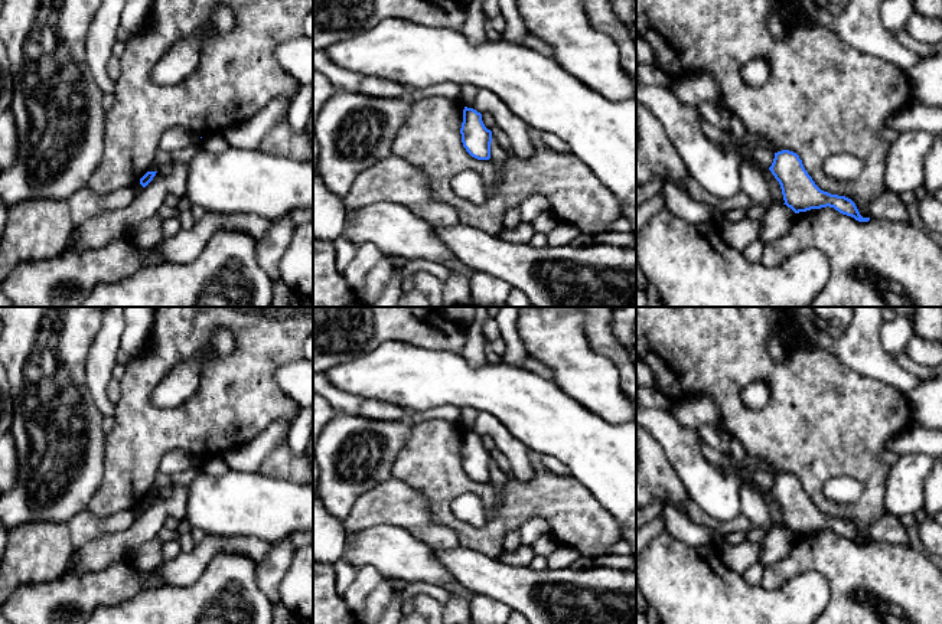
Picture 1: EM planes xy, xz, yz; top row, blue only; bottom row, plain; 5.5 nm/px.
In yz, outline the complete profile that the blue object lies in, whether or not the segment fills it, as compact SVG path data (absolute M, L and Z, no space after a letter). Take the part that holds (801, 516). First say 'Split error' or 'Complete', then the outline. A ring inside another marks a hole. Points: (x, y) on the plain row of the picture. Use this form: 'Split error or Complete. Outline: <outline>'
Complete. Outline: M789 473L775 476L769 493L780 507L785 523L783 527L795 536L829 529L858 545L870 543L870 540L860 538L851 522L821 513L805 493L796 476Z

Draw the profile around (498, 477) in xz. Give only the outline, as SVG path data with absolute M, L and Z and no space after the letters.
M492 457L492 465L490 465L490 481L496 490L498 490L498 502L495 503L495 506L498 506L501 503L501 496L502 496L502 487L506 481L508 476L505 474L505 471L496 464L496 461Z

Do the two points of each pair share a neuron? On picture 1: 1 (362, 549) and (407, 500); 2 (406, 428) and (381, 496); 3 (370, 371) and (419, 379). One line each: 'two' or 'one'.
1: two
2: two
3: one

